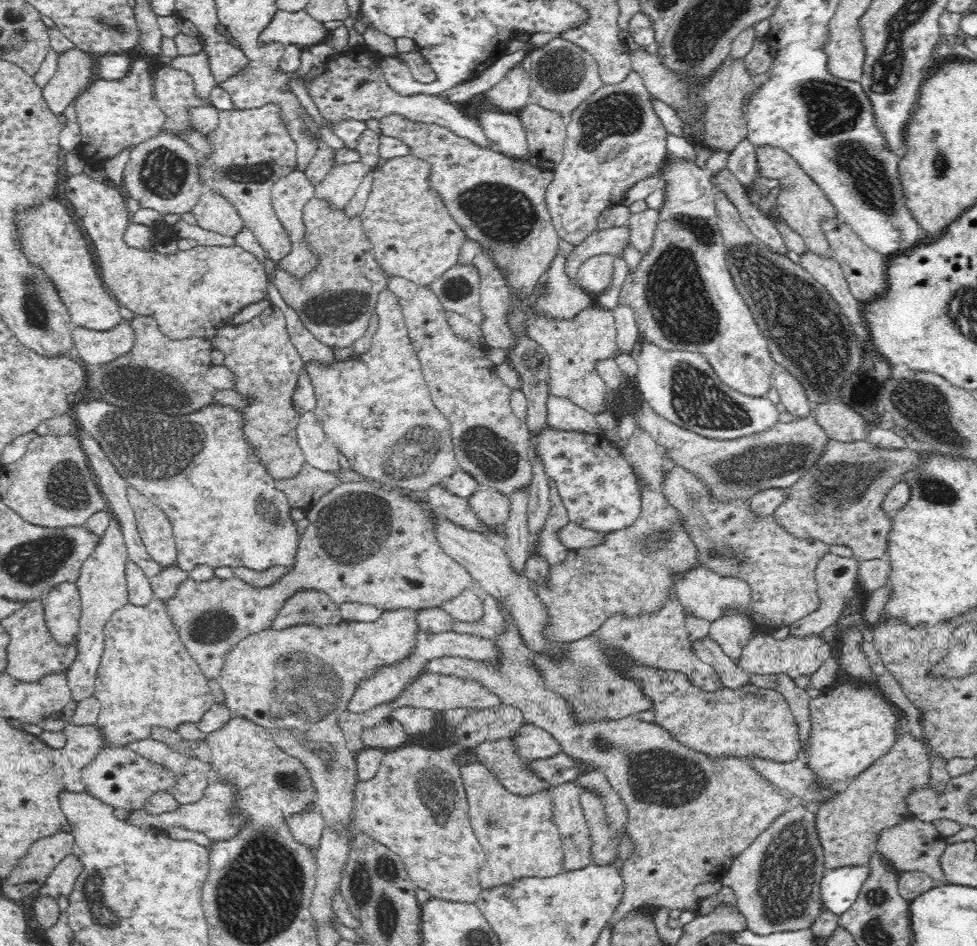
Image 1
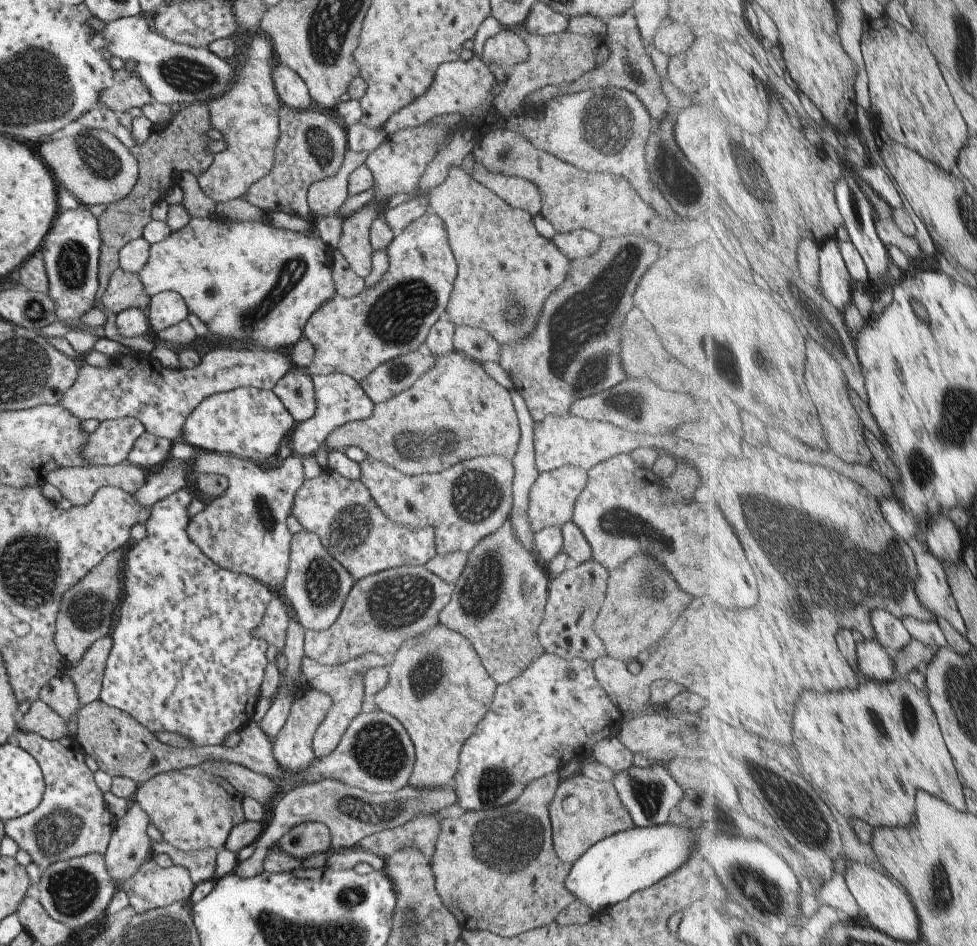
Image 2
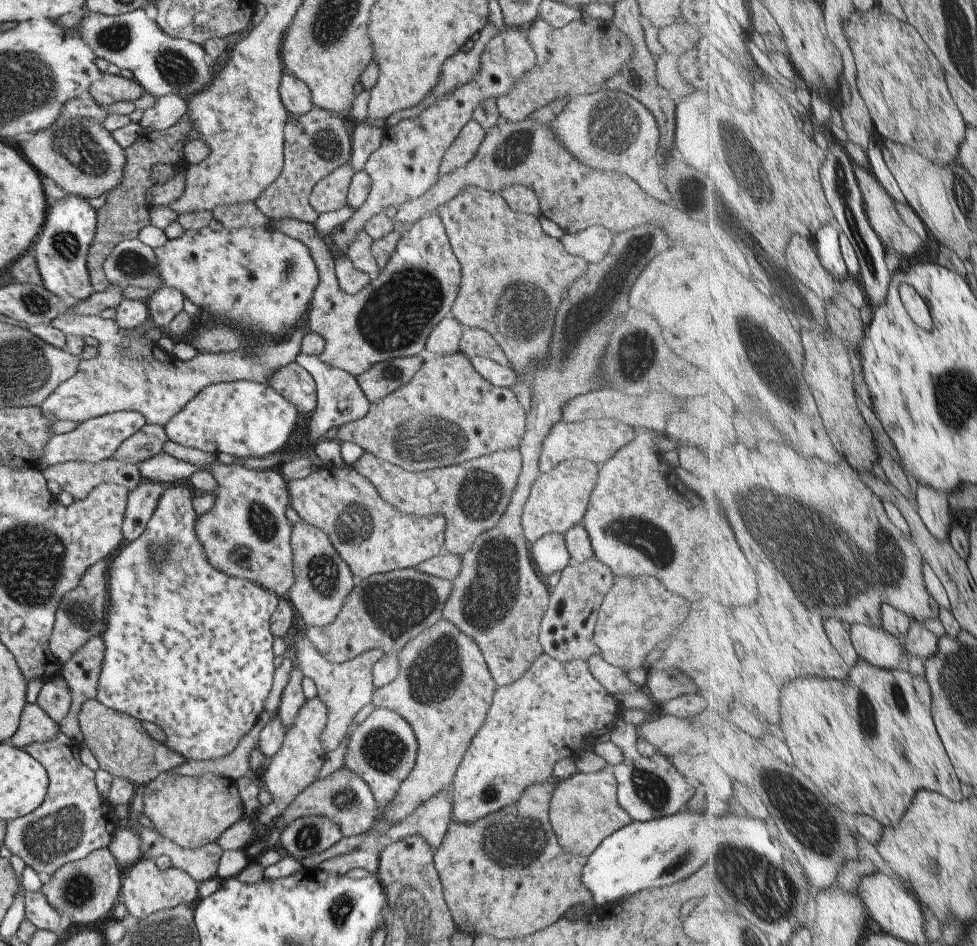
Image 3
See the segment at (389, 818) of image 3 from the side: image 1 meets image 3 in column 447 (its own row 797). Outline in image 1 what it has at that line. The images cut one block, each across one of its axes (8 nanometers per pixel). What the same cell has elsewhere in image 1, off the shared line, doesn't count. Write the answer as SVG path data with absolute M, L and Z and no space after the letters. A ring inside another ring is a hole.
M498 602L498 607L506 619L506 630L504 634L498 634L496 638L492 641L500 647L500 660L498 664L494 666L489 662L484 662L483 660L474 660L462 657L454 656L443 656L436 657L429 660L425 664L424 671L435 672L438 674L454 675L456 677L470 679L478 681L482 686L486 687L492 693L498 695L501 698L501 703L508 706L514 706L522 711L523 717L526 722L536 725L538 728L548 731L558 743L560 743L561 752L566 753L570 757L575 759L582 759L585 762L590 762L598 766L600 770L604 772L611 784L611 787L620 795L623 800L625 807L627 808L629 819L627 820L627 835L631 844L633 844L633 853L621 864L621 875L624 879L624 892L622 900L620 900L620 905L616 908L613 913L611 920L607 923L606 928L613 928L613 926L618 923L622 917L628 915L630 912L636 911L650 905L654 908L665 907L669 909L678 909L681 911L690 911L694 906L694 888L697 884L702 884L703 882L713 882L716 878L721 878L727 874L728 869L732 866L732 862L736 860L736 857L746 848L756 840L757 836L760 836L774 820L776 820L782 813L785 813L789 807L795 802L789 795L784 793L782 790L773 785L769 780L766 780L760 773L748 764L745 759L736 759L731 756L724 756L724 758L712 758L711 756L705 755L703 752L698 752L697 750L692 750L690 747L682 744L679 740L676 740L665 728L662 728L659 724L647 723L640 720L637 716L627 716L621 719L598 719L590 720L587 723L580 723L576 721L574 717L573 708L568 703L568 700L564 700L564 697L558 693L552 692L551 688L544 682L542 676L536 671L534 663L532 661L532 652L527 648L521 639L520 633L518 632L517 626L515 626L515 620L511 617L511 614L505 610L505 606Z

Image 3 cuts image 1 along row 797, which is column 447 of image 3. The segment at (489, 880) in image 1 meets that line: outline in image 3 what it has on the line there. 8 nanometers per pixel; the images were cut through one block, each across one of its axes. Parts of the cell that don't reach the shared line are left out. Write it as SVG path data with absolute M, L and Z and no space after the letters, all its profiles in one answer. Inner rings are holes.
M519 449L505 450L449 467L407 471L365 452L352 466L360 476L370 480L382 500L394 506L398 512L422 518L442 514L446 520L444 551L463 555L472 548L478 536L494 528L506 512L511 493L514 492L522 472L522 455Z

